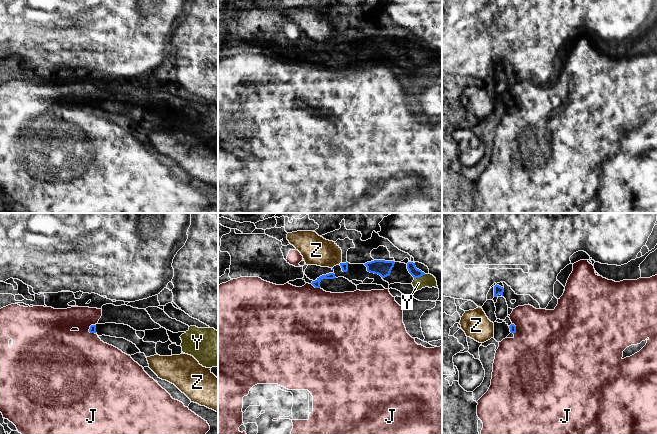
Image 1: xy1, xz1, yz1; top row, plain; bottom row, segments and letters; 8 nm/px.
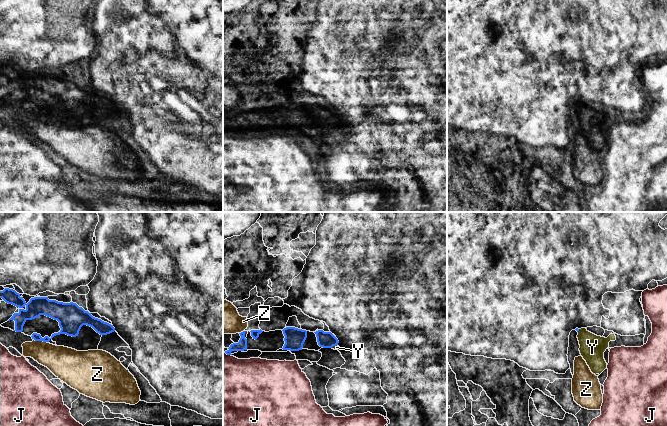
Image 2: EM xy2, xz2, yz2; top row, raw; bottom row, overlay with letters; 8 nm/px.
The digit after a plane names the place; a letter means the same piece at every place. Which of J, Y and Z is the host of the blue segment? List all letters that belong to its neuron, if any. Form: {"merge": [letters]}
{"merge": ["Y"]}

